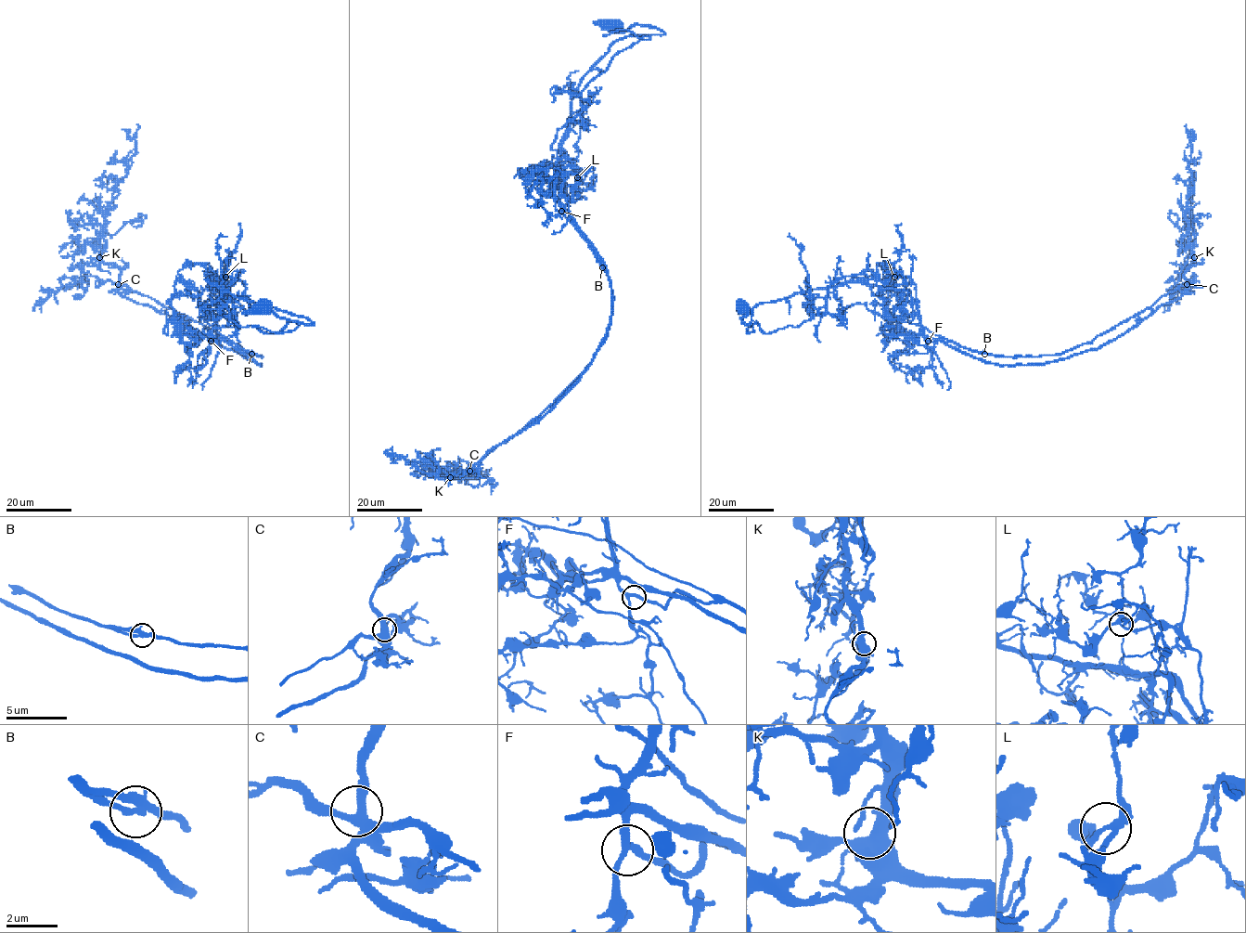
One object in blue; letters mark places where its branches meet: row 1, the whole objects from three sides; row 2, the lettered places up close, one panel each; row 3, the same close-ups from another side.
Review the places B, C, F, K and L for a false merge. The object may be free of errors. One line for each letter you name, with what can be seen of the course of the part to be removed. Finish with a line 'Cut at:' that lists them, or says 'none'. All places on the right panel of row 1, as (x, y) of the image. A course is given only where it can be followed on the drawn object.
B: foreign part runs (984, 354), (864, 304), (847, 306), (840, 320), (815, 314), (768, 333), (756, 321), (748, 333), (752, 326)
Cut at: B

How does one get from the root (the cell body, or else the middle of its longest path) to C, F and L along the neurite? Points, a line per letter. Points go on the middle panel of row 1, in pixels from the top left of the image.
C: (616, 26), (664, 33), (610, 46), (558, 149), (564, 208), (609, 277), (610, 328), (586, 369), (469, 471)
F: (616, 26), (624, 32), (644, 25), (664, 33), (616, 40), (581, 80), (558, 149), (568, 200), (561, 211)
L: (616, 26), (664, 33), (616, 40), (581, 80), (571, 105), (571, 118), (584, 118), (577, 177)

